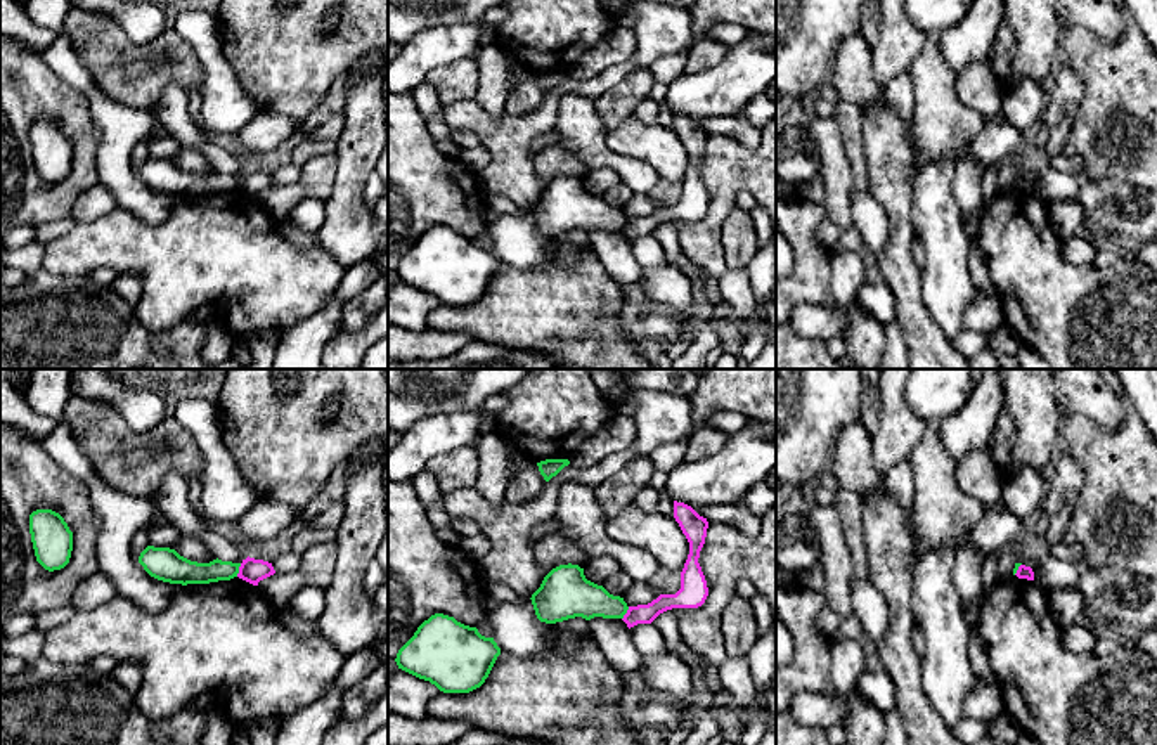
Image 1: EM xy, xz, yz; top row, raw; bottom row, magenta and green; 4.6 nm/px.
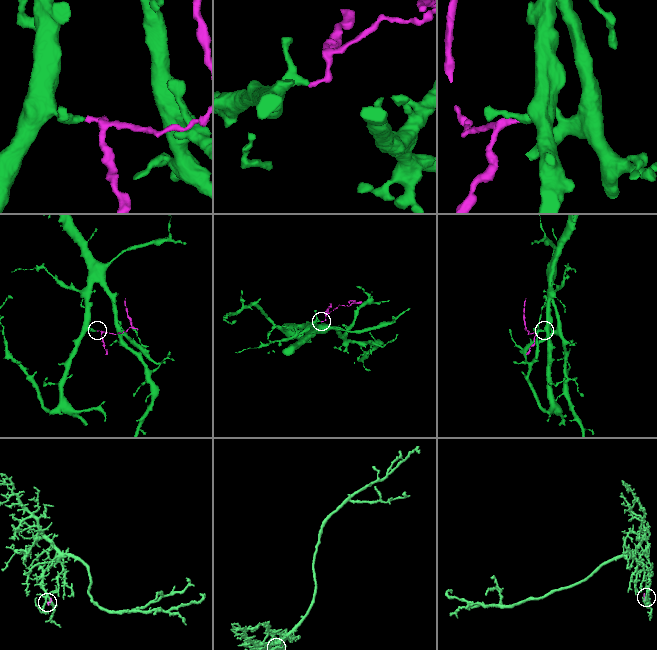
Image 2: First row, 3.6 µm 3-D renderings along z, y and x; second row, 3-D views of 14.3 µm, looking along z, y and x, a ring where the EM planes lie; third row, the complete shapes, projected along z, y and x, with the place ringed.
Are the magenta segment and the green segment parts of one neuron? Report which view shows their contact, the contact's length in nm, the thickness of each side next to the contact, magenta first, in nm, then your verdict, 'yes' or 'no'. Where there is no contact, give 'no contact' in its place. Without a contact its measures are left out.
xy | 70 nm | 120/110 nm | no

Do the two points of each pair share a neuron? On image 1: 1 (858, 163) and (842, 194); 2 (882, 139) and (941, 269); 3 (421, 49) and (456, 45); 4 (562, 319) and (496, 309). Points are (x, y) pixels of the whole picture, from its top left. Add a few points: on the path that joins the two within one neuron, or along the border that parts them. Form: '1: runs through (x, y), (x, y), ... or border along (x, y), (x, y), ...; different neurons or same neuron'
1: border along (842, 134), (856, 187); different neurons
2: border along (922, 168), (913, 184), (915, 234); different neurons
3: runs through (430, 49), (447, 45); same neuron
4: runs through (546, 309), (511, 309); same neuron

